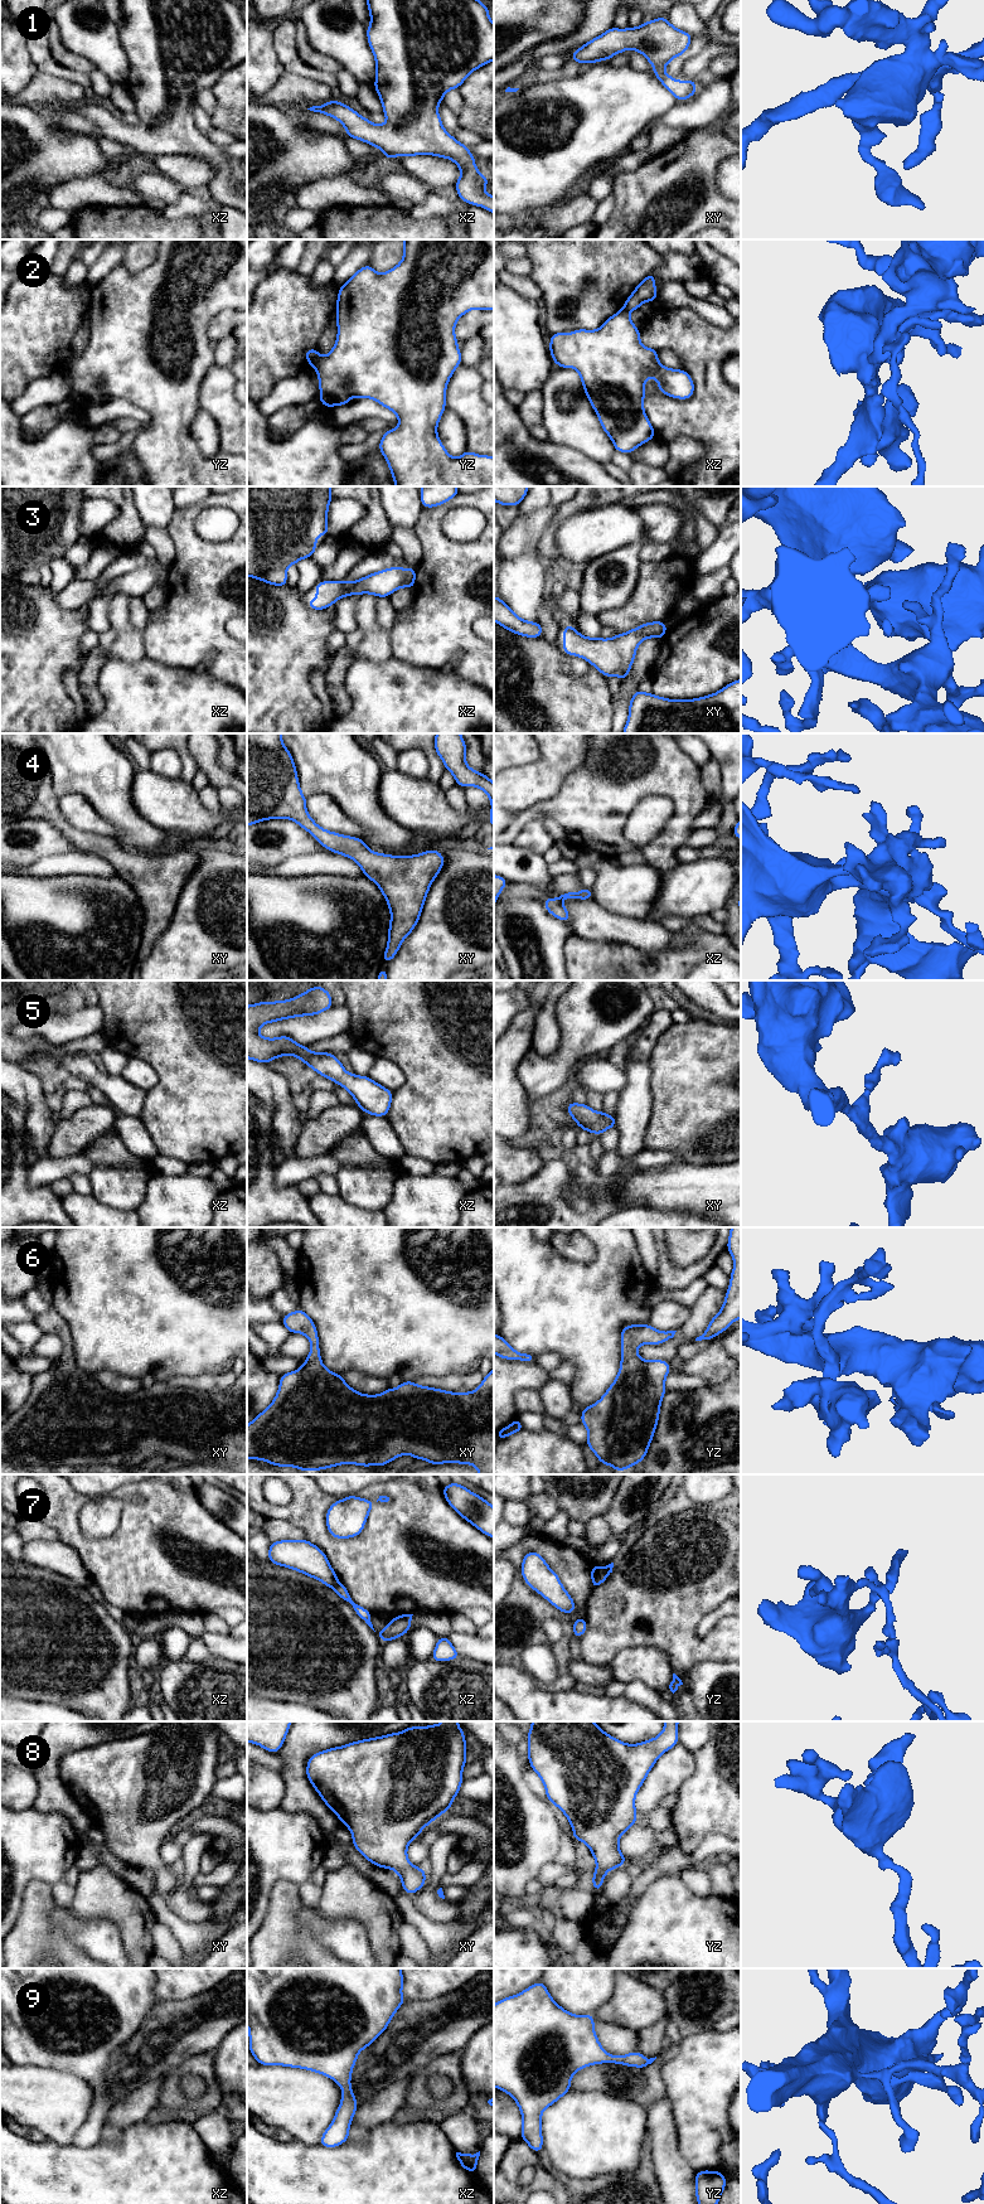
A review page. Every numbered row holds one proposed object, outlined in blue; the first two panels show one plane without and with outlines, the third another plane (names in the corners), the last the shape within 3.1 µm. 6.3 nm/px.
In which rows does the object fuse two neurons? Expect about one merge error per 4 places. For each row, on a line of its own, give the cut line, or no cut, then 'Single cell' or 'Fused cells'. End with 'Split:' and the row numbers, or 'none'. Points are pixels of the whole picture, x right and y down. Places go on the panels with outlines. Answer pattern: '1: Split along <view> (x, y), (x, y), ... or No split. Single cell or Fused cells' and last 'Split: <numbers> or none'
1: No split. Single cell
2: Split along yz (319, 357), (314, 367). Fused cells
3: No split. Single cell
4: No split. Single cell
5: No split. Single cell
6: No split. Single cell
7: Split along xz (338, 1582), (333, 1588). Fused cells
8: No split. Single cell
9: No split. Single cell
Split: 2, 7

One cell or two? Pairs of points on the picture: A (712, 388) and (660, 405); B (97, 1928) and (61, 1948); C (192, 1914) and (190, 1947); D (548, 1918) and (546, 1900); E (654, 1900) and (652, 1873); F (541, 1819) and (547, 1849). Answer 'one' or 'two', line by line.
A: one
B: two
C: two
D: one
E: two
F: one

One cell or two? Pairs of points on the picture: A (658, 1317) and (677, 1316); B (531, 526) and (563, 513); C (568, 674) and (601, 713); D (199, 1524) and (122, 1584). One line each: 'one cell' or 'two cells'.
A: one cell
B: two cells
C: one cell
D: one cell

